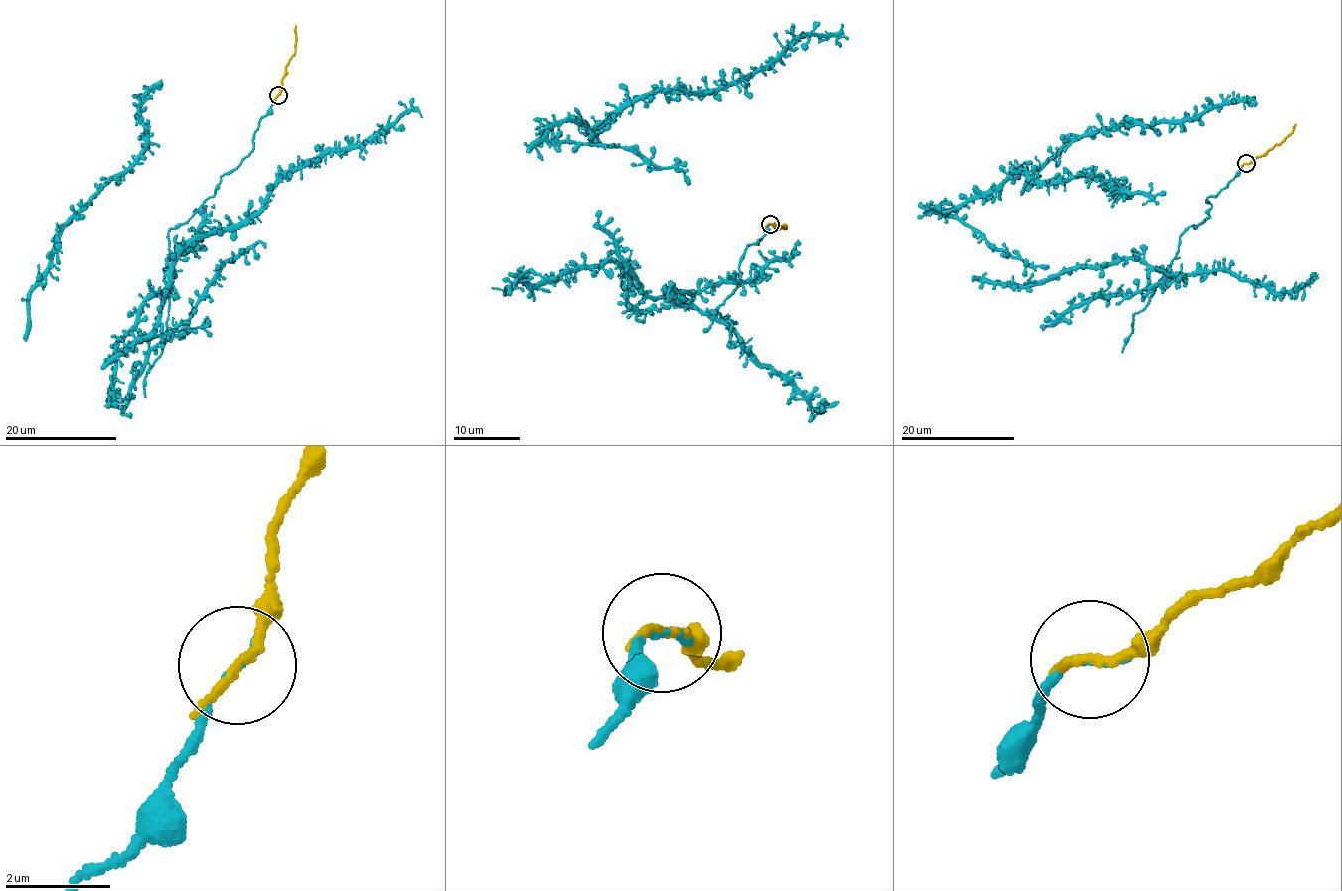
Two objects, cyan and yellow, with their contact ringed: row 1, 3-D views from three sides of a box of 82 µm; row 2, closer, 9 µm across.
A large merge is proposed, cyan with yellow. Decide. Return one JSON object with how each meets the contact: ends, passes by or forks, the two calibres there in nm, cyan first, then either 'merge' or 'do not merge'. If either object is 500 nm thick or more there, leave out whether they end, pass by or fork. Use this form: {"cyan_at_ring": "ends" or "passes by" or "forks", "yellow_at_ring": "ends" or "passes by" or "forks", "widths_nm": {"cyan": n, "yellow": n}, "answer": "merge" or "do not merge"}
{"cyan_at_ring": "ends", "yellow_at_ring": "passes by", "widths_nm": {"cyan": 80, "yellow": 140}, "answer": "merge"}

